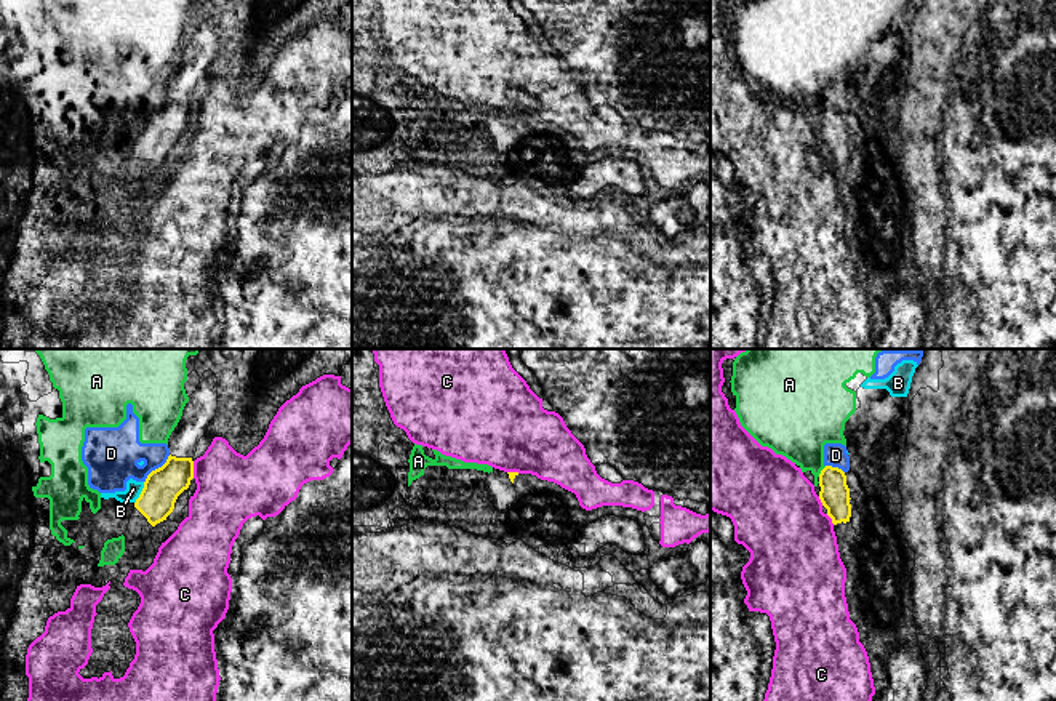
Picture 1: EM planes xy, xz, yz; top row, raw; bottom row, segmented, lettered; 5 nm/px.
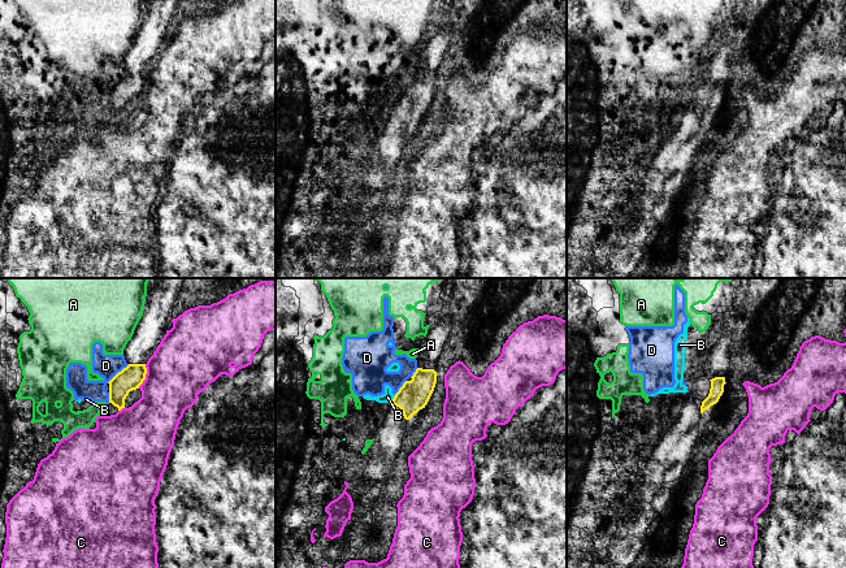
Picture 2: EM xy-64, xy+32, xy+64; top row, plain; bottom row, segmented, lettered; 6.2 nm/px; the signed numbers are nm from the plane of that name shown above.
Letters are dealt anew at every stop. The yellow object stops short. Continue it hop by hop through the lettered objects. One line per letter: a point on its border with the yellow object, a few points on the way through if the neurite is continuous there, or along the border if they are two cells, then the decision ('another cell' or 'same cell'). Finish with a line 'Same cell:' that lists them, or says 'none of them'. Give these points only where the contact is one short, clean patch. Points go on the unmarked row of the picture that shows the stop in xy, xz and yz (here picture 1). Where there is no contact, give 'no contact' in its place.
A: contact yz (821, 112); border yz (826, 108), (818, 117); another cell
B: contact xy (141, 135); border xy (144, 124), (135, 144); another cell
C: contact xy (192, 111); border xy (192, 103), (194, 119); another cell
D: contact xy (156, 111); border xy (170, 96), (144, 124); another cell
Same cell: none of them

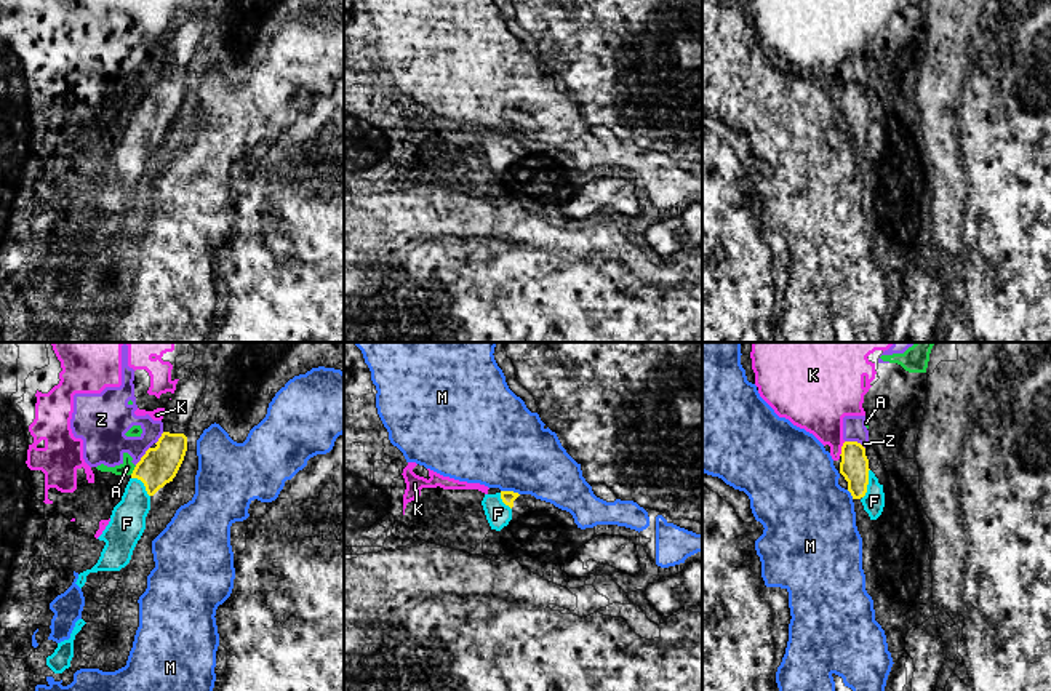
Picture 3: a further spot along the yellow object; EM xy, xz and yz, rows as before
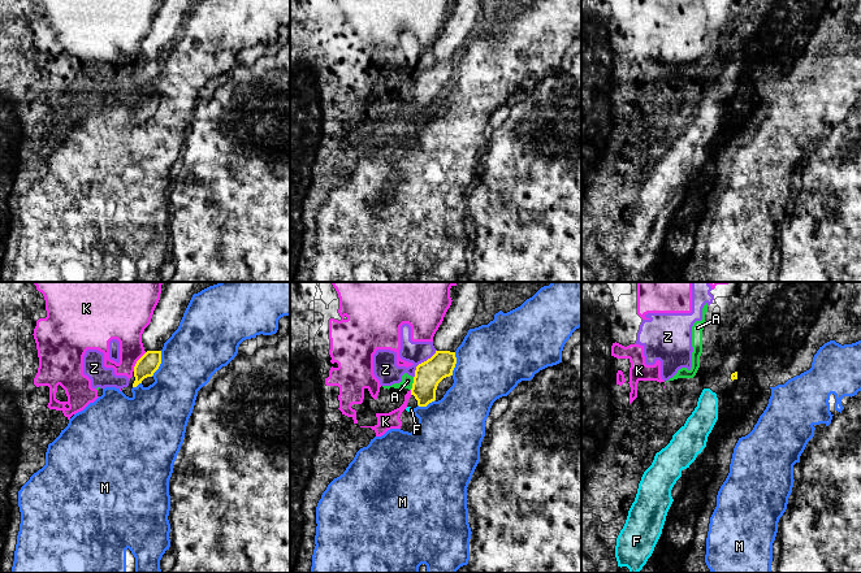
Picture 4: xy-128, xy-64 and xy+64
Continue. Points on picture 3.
A: contact xy (133, 112); border xy (136, 107), (130, 115); another cell
F: contact yz (867, 125); way yz (855, 107), (856, 114), (867, 125), (874, 143); same cell
K: contact yz (842, 90); border yz (845, 83), (839, 96); another cell
M: contact xz (511, 133); border xz (501, 131), (511, 131), (519, 136); another cell
Z: contact yz (855, 83); border yz (845, 82), (855, 82), (864, 90); another cell
Same cell: F

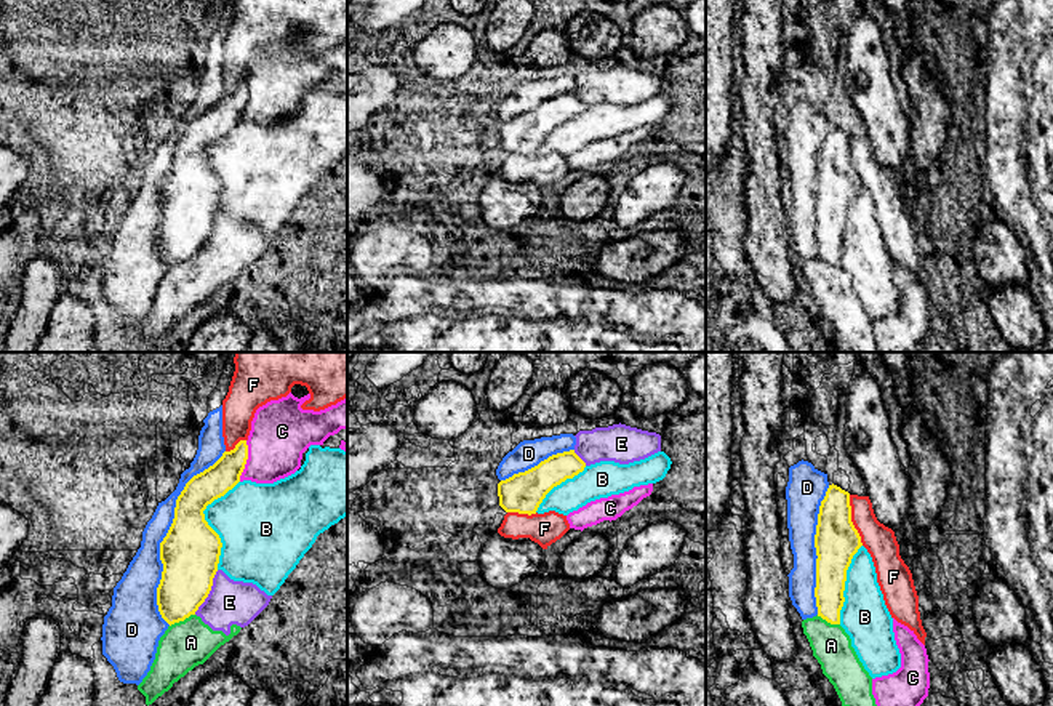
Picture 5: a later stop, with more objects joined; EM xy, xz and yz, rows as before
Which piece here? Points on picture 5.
A: contact xy (181, 261); another cell
B: contact xy (207, 164); another cell
C: contact xy (245, 103); another cell
D: contact xy (167, 176); another cell
E: contact xy (208, 234); another cell
F: contact yz (850, 162); another cell
Same cell: none of them

